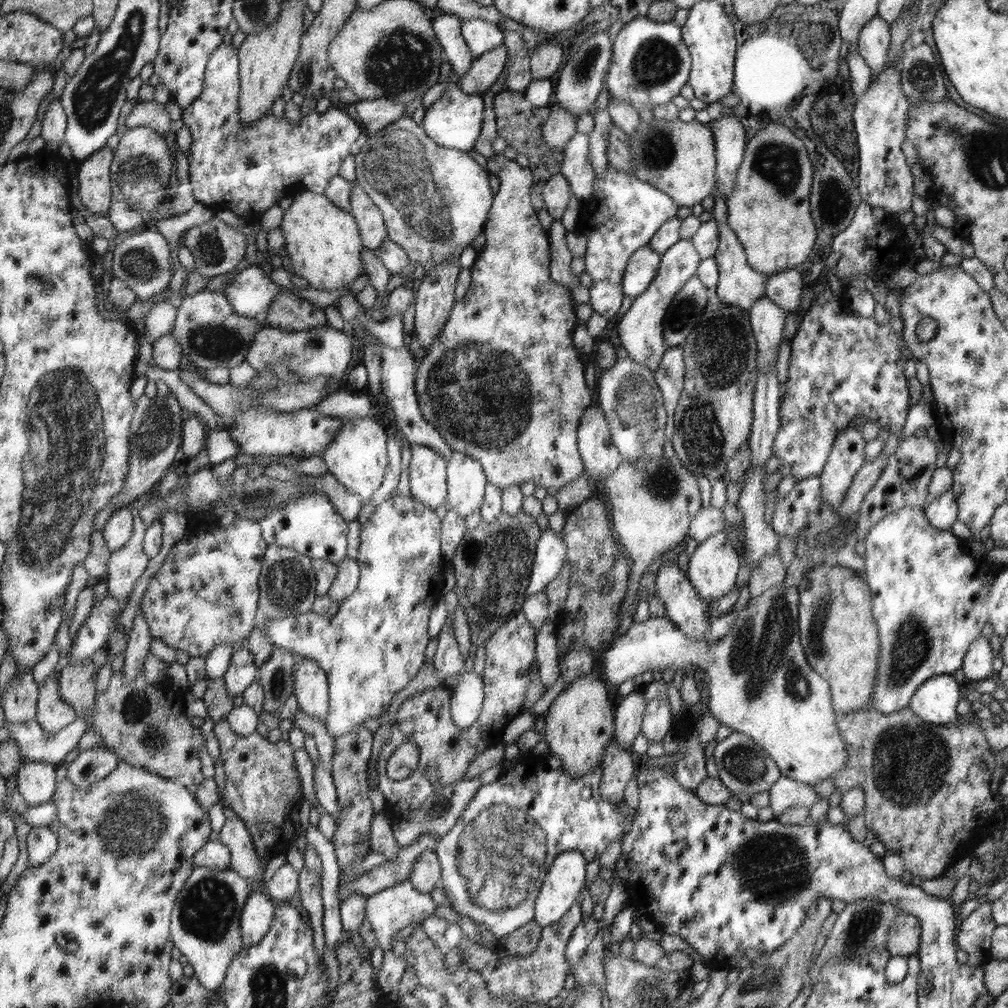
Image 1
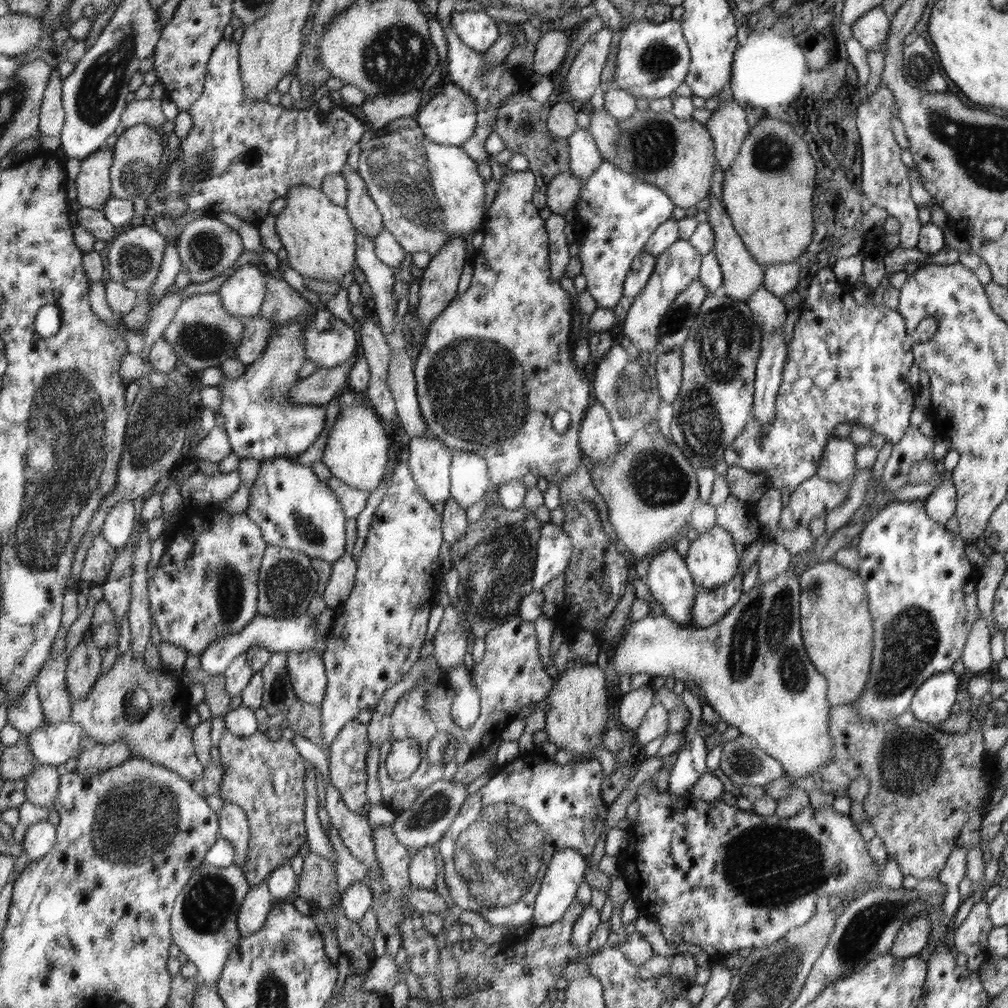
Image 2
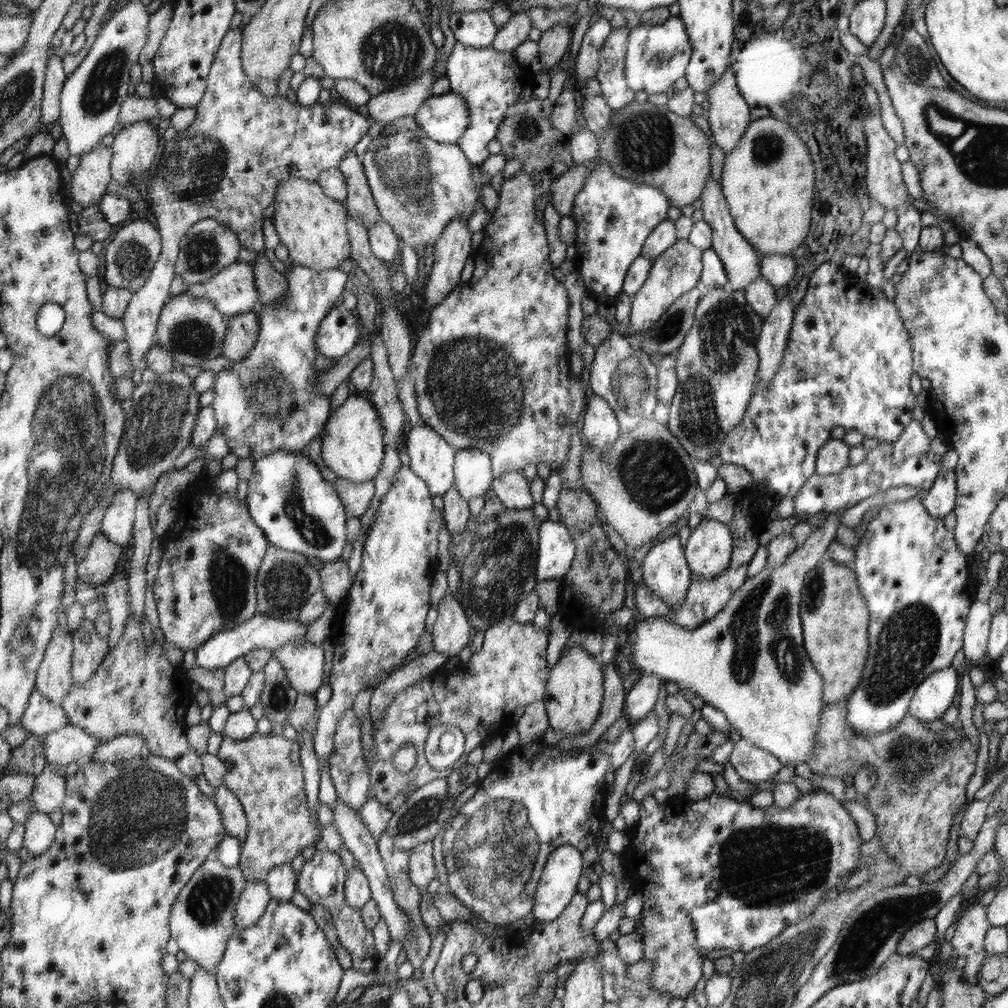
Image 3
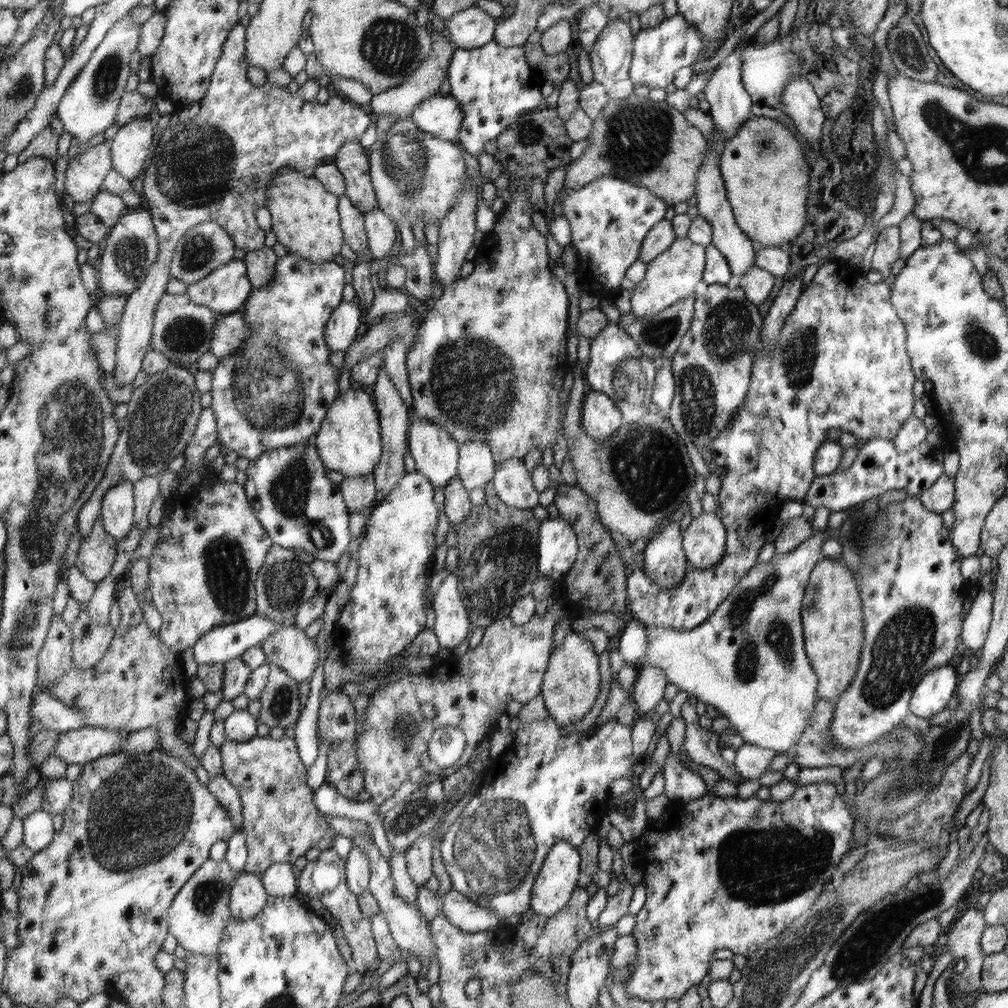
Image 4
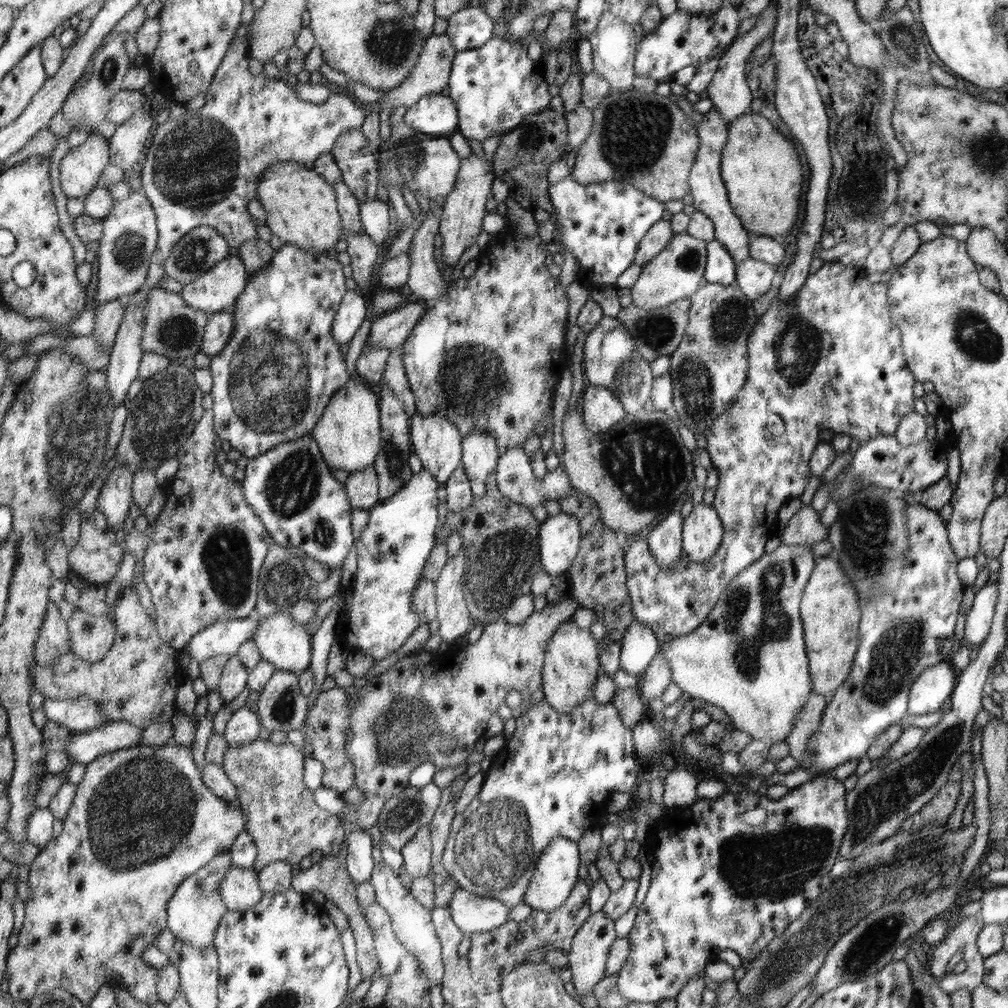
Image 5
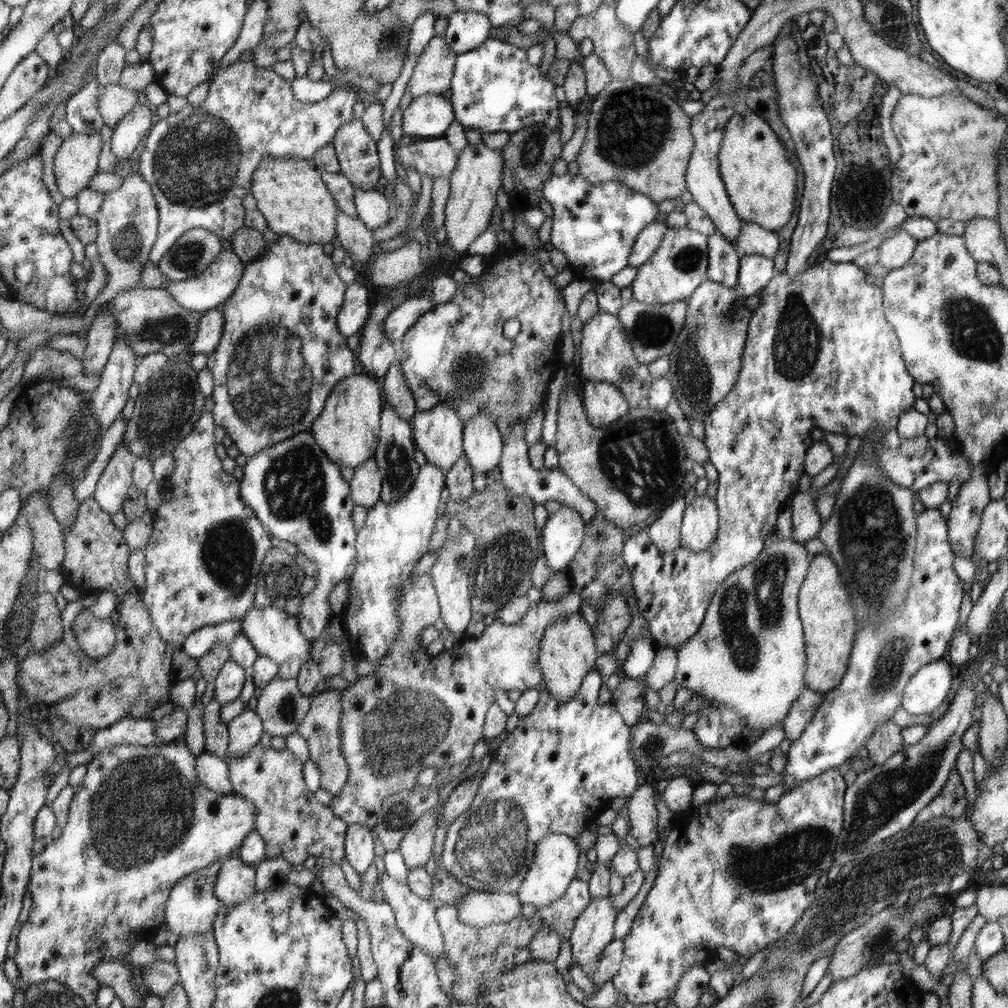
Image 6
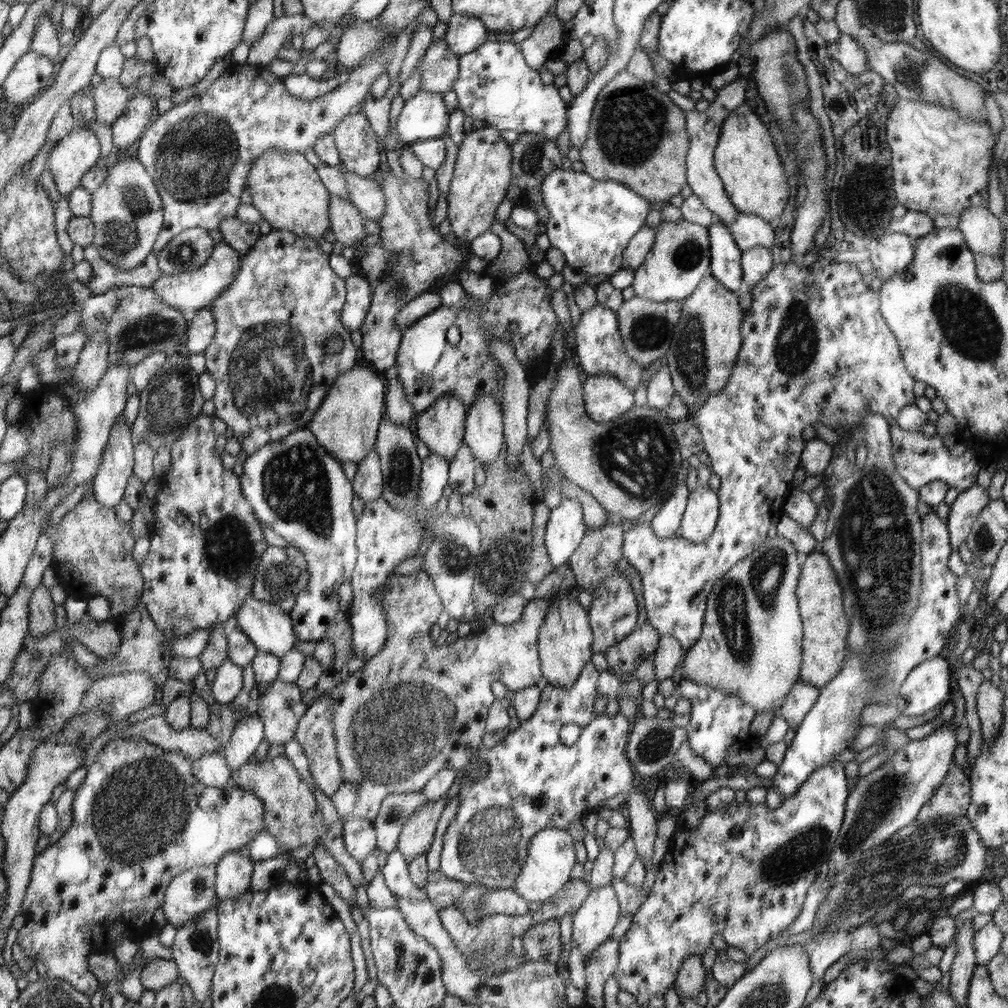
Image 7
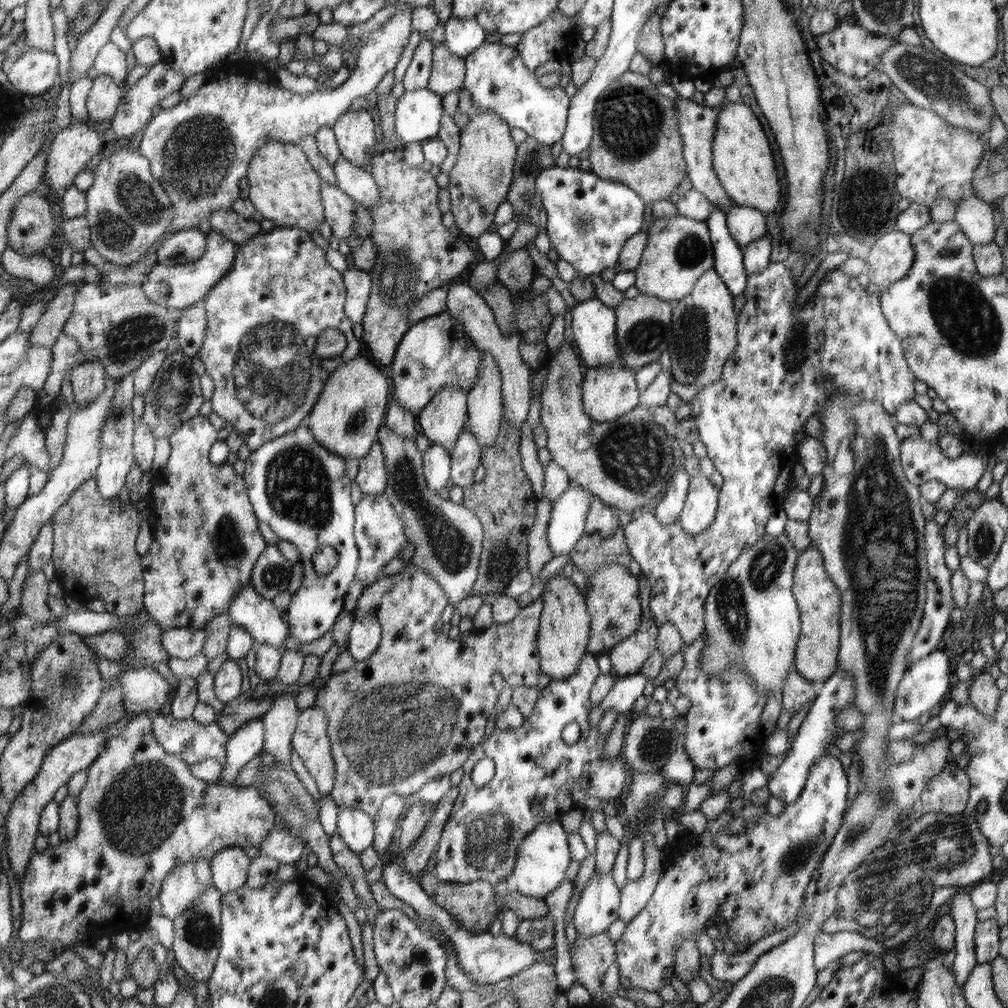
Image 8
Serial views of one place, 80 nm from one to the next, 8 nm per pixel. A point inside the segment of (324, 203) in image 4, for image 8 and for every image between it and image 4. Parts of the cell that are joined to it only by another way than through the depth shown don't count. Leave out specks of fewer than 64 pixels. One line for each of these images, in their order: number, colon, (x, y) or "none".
5: (300, 206)
6: (289, 192)
7: (285, 189)
8: (285, 189)

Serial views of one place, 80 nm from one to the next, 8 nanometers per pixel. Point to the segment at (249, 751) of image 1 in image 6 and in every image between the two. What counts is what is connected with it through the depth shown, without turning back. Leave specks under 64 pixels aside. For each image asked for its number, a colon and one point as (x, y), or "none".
2: (265, 779)
3: (264, 772)
4: (281, 823)
5: (283, 819)
6: (293, 823)

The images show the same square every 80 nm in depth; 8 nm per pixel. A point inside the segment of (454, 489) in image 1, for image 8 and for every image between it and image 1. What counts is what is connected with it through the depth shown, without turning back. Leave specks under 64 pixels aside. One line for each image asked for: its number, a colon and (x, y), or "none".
2: (470, 479)
3: (473, 472)
4: (476, 464)
5: (480, 456)
6: (482, 442)
7: (484, 424)
8: (484, 408)

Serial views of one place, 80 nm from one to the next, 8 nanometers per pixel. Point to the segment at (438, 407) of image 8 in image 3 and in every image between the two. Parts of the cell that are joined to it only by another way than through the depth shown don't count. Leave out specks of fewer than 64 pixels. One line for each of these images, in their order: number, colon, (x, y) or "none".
3: (432, 457)
4: (436, 454)
5: (437, 441)
6: (438, 433)
7: (441, 427)

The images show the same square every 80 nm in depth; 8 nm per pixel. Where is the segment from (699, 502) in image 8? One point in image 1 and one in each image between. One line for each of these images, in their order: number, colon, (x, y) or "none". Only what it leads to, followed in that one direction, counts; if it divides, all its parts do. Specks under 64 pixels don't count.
1: (712, 569)
2: (713, 557)
3: (709, 549)
4: (704, 542)
5: (703, 530)
6: (700, 524)
7: (700, 519)

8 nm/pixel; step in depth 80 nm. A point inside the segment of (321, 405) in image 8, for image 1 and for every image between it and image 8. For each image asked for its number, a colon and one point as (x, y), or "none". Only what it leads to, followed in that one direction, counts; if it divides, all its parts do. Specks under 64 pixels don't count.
1: (357, 457)
2: (356, 451)
3: (353, 445)
4: (349, 441)
5: (349, 437)
6: (347, 430)
7: (346, 423)

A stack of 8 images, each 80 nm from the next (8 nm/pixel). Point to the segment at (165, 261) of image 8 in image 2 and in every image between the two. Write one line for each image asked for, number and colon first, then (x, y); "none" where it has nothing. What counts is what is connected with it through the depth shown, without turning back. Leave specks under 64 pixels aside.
2: (207, 247)
3: (208, 247)
4: (207, 246)
5: (197, 252)
6: (197, 249)
7: (188, 252)

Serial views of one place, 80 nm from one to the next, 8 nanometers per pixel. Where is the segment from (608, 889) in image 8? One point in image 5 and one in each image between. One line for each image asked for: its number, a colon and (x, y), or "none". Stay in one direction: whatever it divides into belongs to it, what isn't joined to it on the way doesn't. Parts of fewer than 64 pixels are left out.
5: (588, 953)
6: (594, 929)
7: (593, 923)

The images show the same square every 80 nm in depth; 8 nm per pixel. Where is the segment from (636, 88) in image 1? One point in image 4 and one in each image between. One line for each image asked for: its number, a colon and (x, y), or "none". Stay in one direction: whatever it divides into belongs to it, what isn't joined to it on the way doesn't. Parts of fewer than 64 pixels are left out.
2: (652, 61)
3: (656, 56)
4: (659, 52)

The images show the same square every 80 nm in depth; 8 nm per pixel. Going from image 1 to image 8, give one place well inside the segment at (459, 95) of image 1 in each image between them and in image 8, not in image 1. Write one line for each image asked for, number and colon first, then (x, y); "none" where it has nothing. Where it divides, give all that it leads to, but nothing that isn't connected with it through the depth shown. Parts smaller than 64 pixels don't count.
2: (450, 118)
3: (445, 117)
4: (441, 115)
5: (437, 115)
6: (430, 115)
7: (424, 116)
8: (418, 115)

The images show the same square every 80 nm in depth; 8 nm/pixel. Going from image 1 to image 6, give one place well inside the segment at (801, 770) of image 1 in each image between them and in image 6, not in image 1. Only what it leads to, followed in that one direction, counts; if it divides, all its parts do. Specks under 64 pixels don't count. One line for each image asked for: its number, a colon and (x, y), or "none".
2: (751, 667)
3: (749, 662)
4: (748, 661)
5: (749, 658)
6: (750, 654)

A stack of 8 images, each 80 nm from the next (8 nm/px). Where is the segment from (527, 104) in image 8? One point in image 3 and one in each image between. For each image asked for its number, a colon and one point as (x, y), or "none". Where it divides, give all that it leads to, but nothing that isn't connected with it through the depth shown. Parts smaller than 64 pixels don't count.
3: (491, 82)
4: (494, 85)
5: (495, 87)
6: (494, 88)
7: (495, 84)

